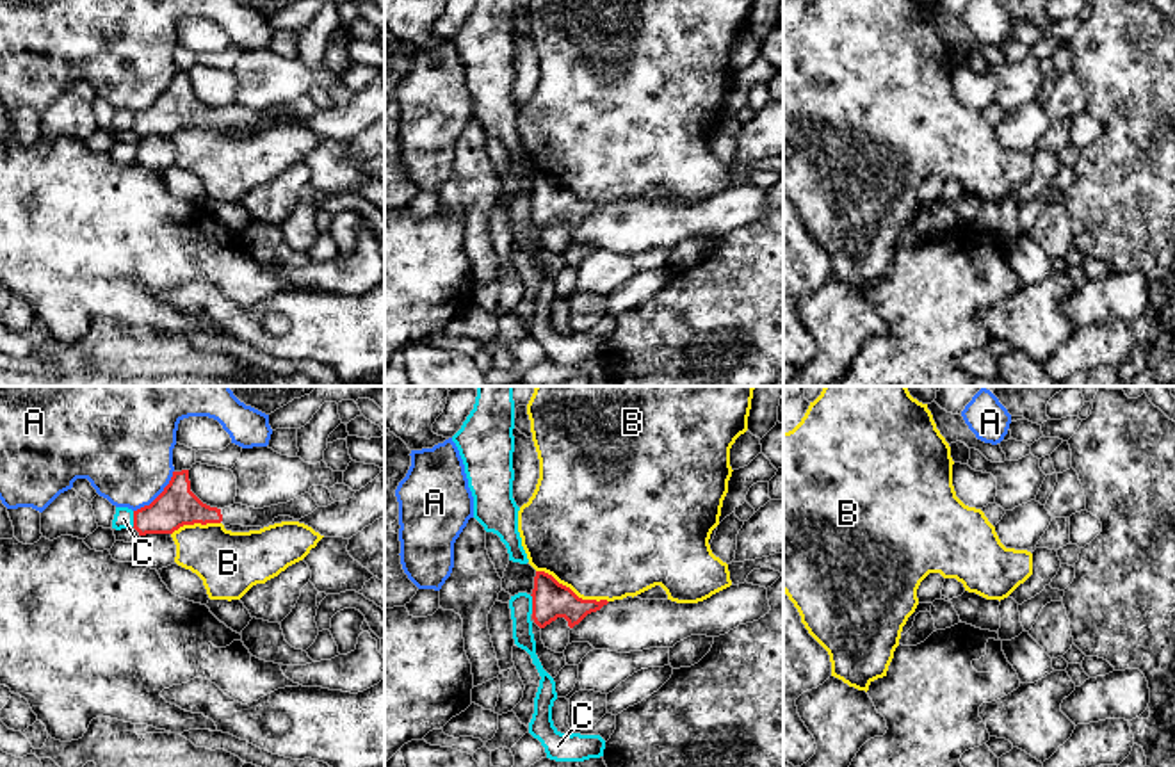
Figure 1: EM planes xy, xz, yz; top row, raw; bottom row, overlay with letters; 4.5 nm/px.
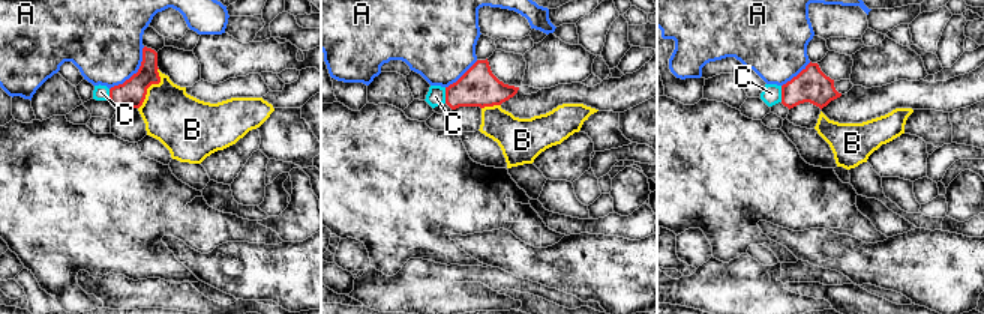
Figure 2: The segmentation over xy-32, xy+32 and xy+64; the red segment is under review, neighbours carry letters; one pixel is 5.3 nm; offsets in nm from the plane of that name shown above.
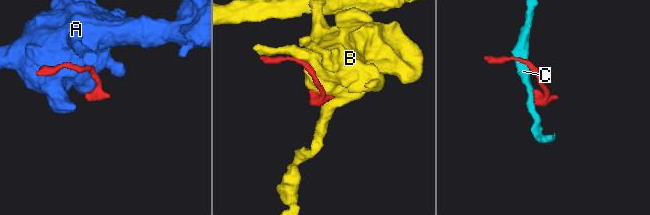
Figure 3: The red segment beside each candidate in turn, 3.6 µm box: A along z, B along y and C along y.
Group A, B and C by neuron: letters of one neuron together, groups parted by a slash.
A / B / C

